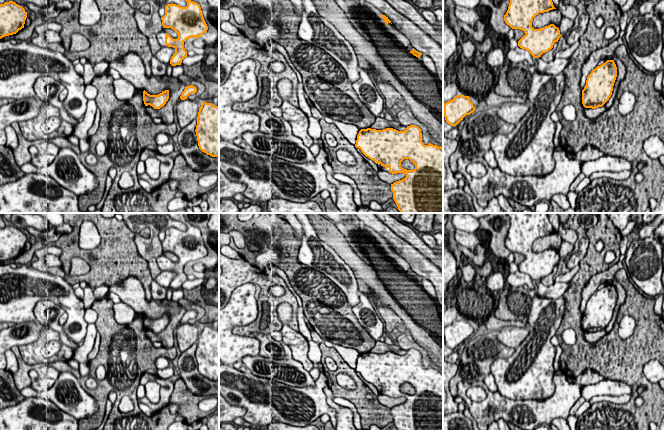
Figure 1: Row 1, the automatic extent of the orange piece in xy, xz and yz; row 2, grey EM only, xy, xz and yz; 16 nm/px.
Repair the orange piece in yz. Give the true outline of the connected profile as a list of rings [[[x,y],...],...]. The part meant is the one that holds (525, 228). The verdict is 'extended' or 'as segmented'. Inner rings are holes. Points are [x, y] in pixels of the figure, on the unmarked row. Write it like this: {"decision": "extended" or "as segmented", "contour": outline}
{"decision": "as segmented", "contour": [[[507,213],[510,218],[508,234],[504,245],[512,253],[522,254],[525,259],[518,270],[530,276],[533,282],[553,272],[561,261],[560,254],[554,248],[540,253],[532,251],[533,242],[539,237],[556,233],[549,221],[548,213]]]}

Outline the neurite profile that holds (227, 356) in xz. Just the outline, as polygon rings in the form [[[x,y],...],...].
[[[243,284],[237,287],[227,305],[219,310],[219,361],[228,366],[235,365],[246,356],[257,356],[260,341],[232,333],[234,326],[246,326],[258,316],[258,302],[255,285]]]

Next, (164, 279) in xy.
[[[162,271],[156,278],[153,280],[156,281],[159,285],[168,289],[170,287],[170,283],[175,277],[175,272],[173,271]]]

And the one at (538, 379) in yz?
[[[535,296],[531,308],[525,316],[529,329],[526,339],[515,348],[508,358],[498,358],[491,364],[491,374],[495,379],[499,393],[511,400],[545,400],[555,391],[553,382],[554,357],[556,350],[551,343],[562,322],[567,301],[561,296],[558,299],[548,299]]]

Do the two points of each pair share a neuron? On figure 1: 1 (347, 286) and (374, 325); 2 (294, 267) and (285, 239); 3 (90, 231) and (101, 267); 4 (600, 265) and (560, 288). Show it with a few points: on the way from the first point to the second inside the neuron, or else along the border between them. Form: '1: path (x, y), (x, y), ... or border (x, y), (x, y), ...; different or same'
1: border (360, 293), (358, 302), (352, 307); different
2: path (289, 260), (288, 246); same
3: border (95, 224), (99, 234), (99, 246), (81, 249); different
4: border (568, 282), (568, 288), (561, 295); different

